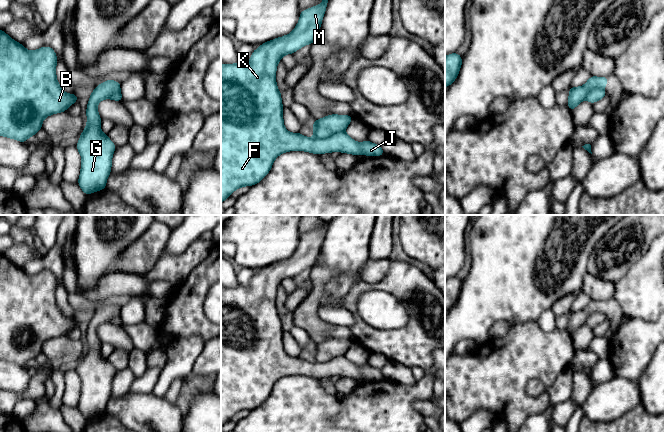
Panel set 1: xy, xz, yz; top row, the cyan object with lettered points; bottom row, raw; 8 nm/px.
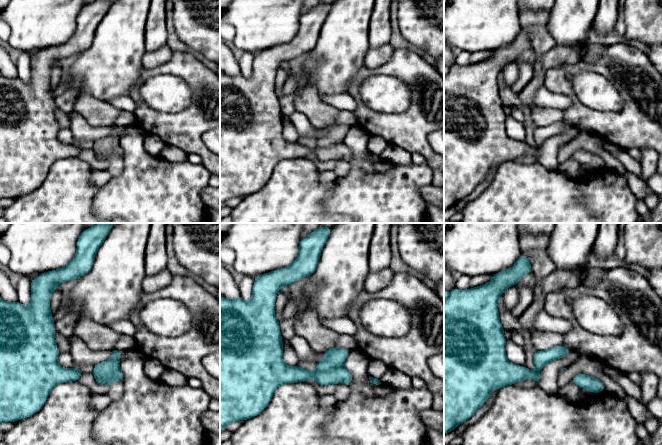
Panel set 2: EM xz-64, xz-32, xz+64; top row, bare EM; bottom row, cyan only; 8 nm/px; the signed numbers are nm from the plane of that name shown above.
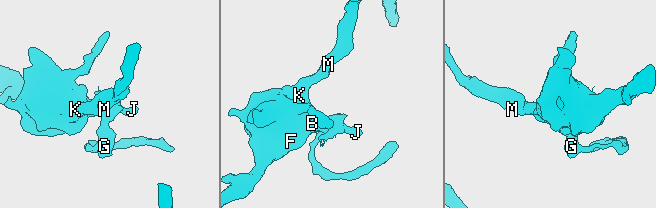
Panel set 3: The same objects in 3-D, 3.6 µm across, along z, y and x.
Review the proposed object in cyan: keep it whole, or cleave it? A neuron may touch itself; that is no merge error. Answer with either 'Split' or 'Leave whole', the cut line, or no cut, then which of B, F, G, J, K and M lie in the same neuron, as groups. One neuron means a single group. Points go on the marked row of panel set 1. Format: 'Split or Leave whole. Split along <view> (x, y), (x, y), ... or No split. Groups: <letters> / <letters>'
Split. Split along xz (343, 131), (336, 132), (327, 137), (315, 137). Groups: B F J K M / G

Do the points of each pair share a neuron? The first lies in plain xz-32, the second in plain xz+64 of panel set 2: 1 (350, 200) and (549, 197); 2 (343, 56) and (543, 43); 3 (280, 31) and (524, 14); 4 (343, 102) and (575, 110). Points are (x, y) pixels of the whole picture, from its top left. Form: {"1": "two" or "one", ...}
{"1": "two", "2": "two", "3": "two", "4": "two"}

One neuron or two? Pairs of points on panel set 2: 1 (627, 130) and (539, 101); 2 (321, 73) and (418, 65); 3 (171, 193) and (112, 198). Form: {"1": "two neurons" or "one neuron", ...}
{"1": "two neurons", "2": "two neurons", "3": "one neuron"}

